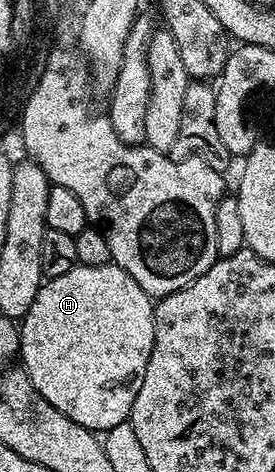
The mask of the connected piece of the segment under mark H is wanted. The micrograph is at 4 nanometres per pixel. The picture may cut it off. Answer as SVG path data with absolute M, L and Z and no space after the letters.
M113 263L106 266L77 264L74 270L58 274L58 278L44 280L18 327L18 356L21 361L24 359L22 367L38 394L42 394L54 410L62 410L66 418L97 434L131 417L134 398L138 398L146 362L150 362L150 350L154 346L154 300L124 268Z

